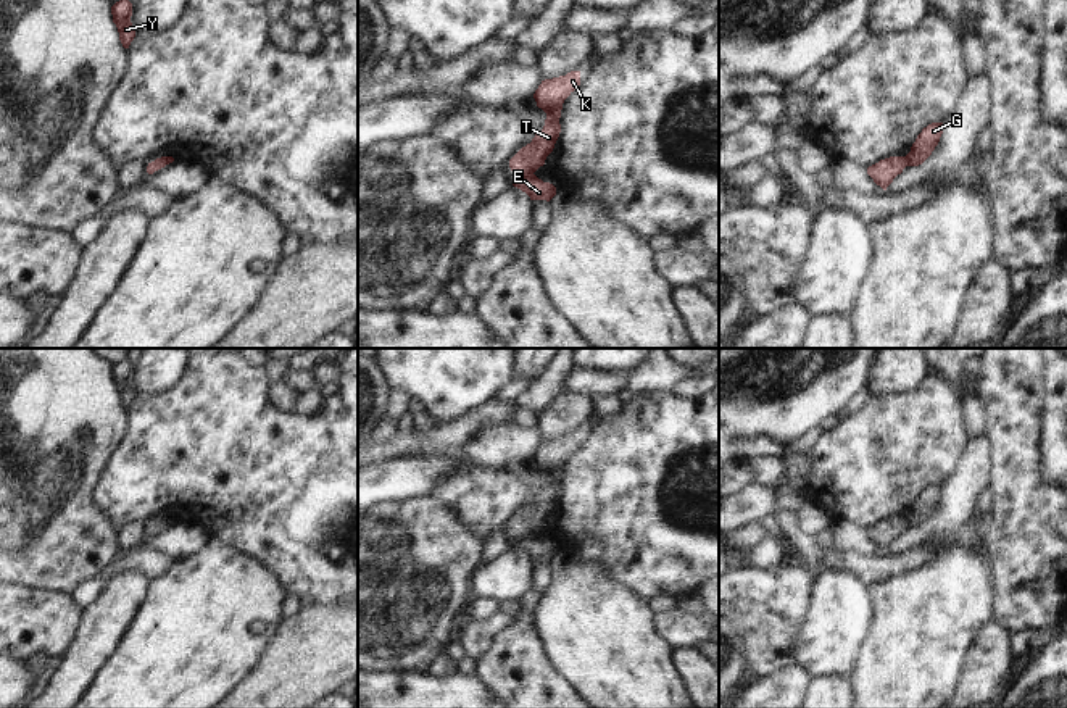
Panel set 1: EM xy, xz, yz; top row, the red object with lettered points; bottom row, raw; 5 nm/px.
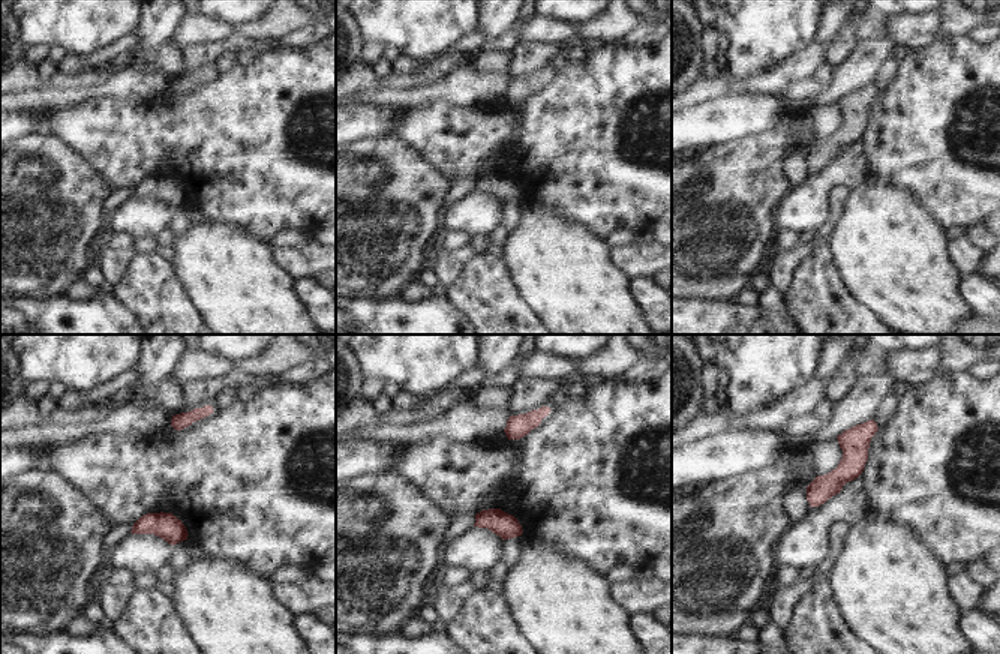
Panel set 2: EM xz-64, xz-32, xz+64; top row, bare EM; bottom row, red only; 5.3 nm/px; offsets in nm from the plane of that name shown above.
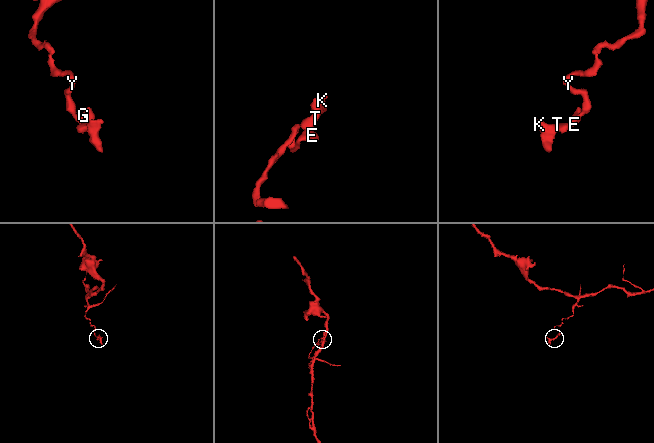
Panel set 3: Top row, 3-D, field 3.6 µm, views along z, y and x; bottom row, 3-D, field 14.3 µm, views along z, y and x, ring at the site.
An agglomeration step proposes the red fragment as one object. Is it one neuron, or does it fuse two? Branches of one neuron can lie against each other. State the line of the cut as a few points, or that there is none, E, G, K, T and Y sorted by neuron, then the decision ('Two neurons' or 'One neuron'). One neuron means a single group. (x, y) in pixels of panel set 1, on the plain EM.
Split along xz (532, 533), (514, 537). Groups: E G Y / K T. Two neurons.

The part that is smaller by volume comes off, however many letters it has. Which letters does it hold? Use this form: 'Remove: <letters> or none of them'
Remove: K, T

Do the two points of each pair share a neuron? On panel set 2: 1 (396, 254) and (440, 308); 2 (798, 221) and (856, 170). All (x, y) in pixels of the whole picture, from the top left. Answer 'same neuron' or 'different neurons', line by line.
1: different neurons
2: same neuron

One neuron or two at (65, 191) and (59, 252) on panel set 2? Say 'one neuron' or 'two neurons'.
one neuron

